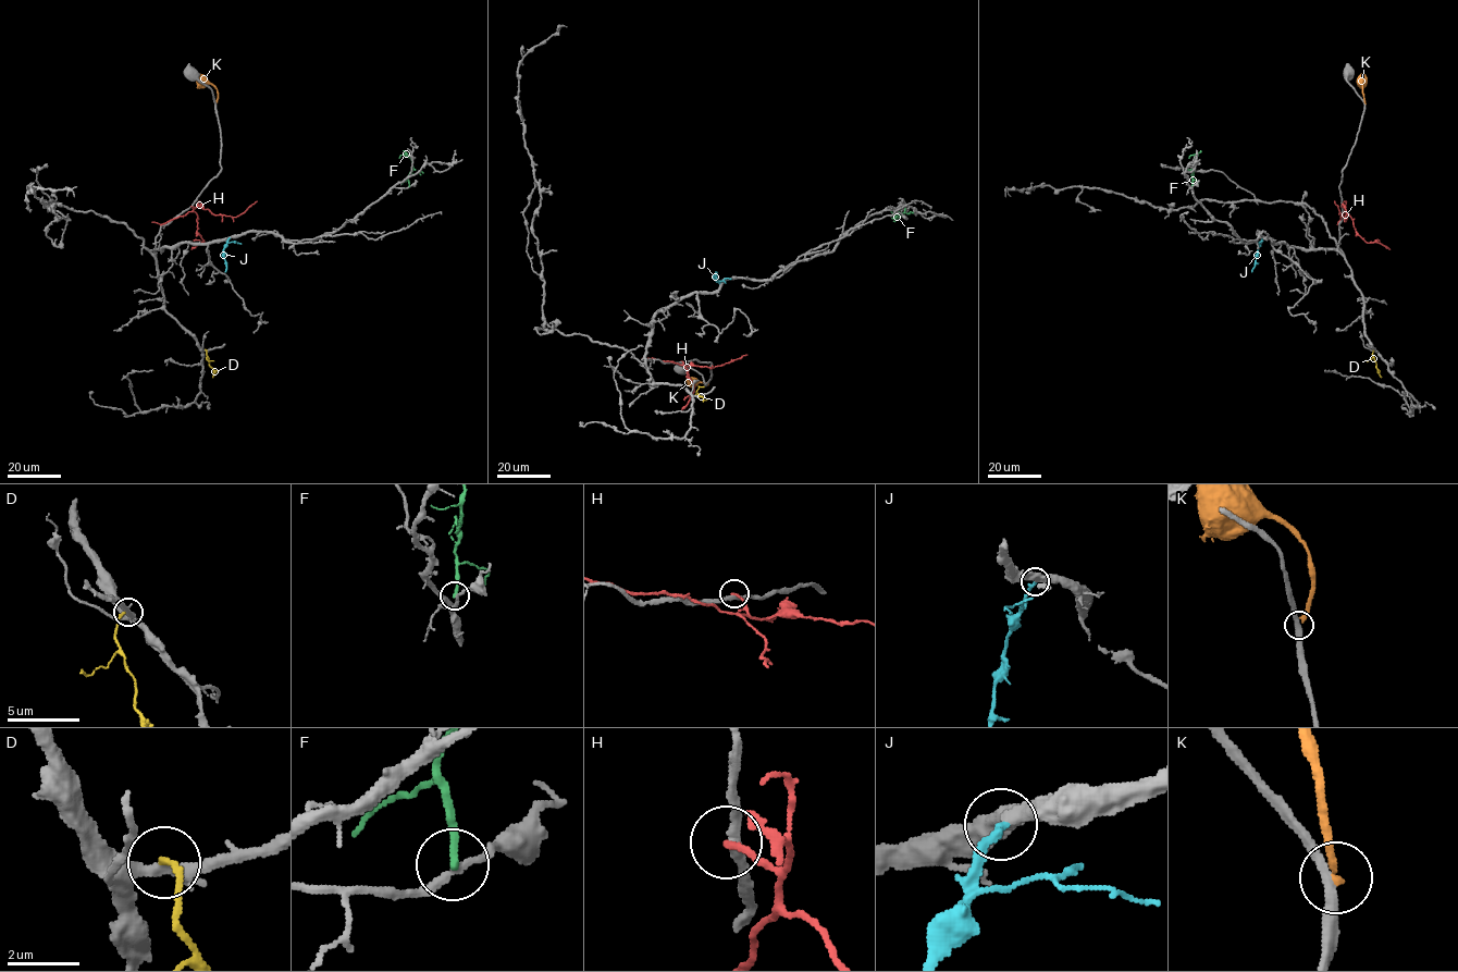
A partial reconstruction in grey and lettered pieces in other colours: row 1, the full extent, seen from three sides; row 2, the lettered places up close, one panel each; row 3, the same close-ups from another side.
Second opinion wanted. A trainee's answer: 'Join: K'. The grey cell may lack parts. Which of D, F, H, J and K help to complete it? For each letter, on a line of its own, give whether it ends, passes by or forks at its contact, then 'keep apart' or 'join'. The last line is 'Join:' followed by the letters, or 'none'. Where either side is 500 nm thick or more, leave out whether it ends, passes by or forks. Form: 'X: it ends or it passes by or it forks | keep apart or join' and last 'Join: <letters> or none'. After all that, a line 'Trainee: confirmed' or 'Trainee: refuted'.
D: it ends | keep apart
F: it ends | keep apart
H: it ends | keep apart
J: it ends | join
K: it ends | keep apart
Join: J
Trainee: refuted

